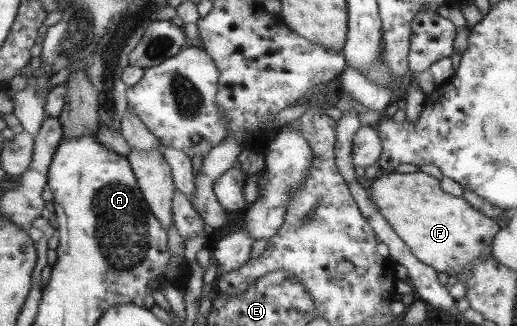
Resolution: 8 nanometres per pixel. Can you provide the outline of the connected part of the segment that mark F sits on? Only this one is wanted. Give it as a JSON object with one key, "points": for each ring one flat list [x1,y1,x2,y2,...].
{"points":[[418,169,412,173,393,171,379,178,375,177,370,184,369,195,397,237,405,242,421,263,432,267,437,273,447,273,450,276,464,271,463,265,471,264,474,259,481,257,481,251,492,244,493,238,500,231,496,220,485,217,485,214,473,209,464,198,445,192,436,178]]}

